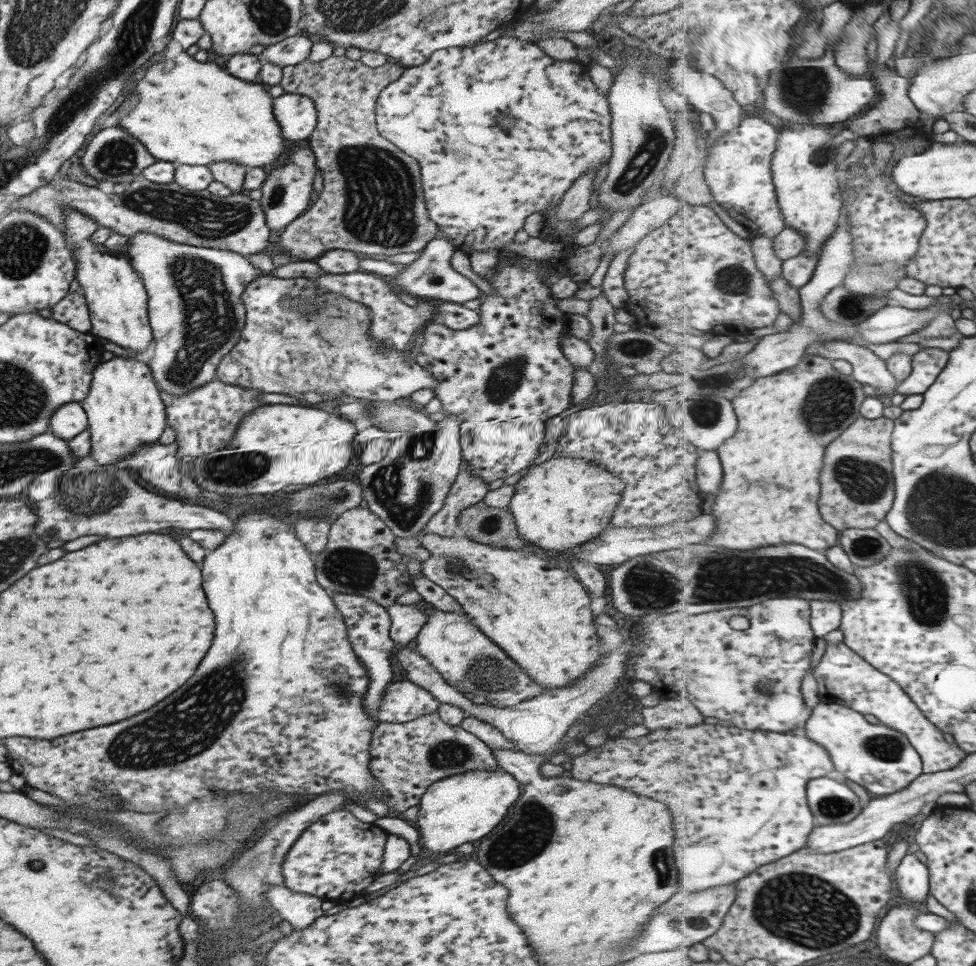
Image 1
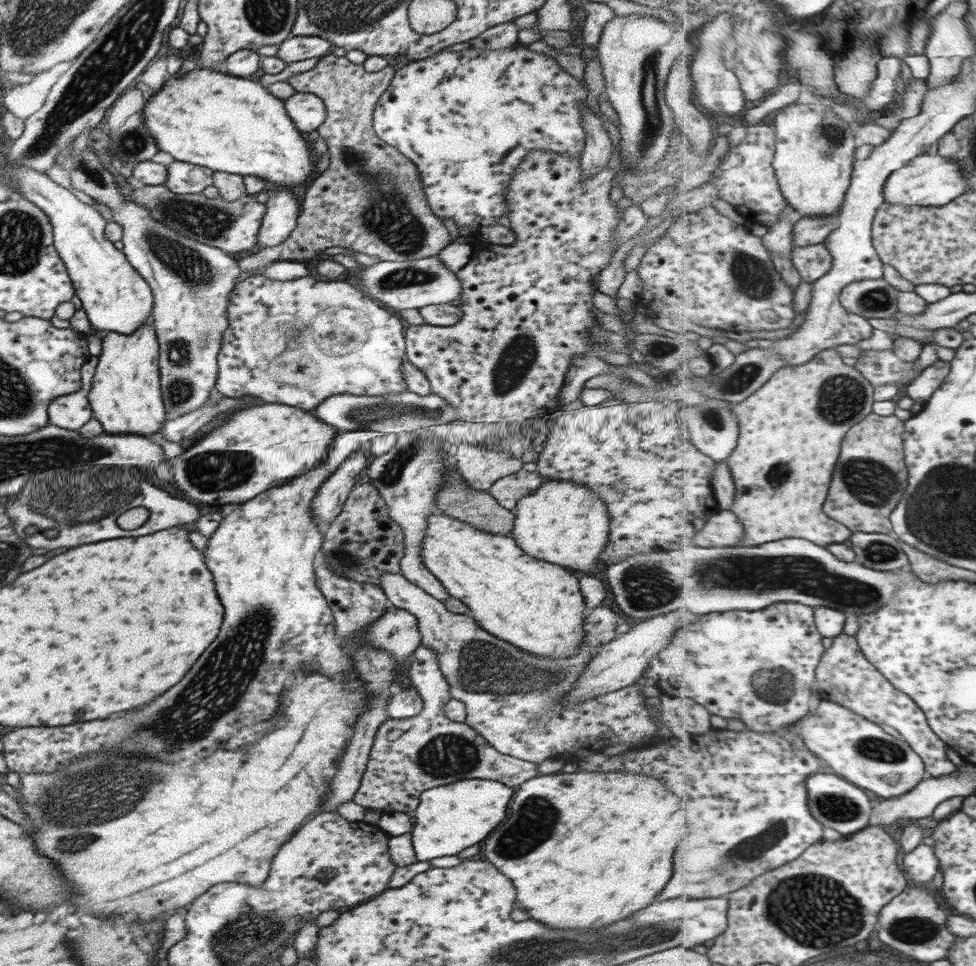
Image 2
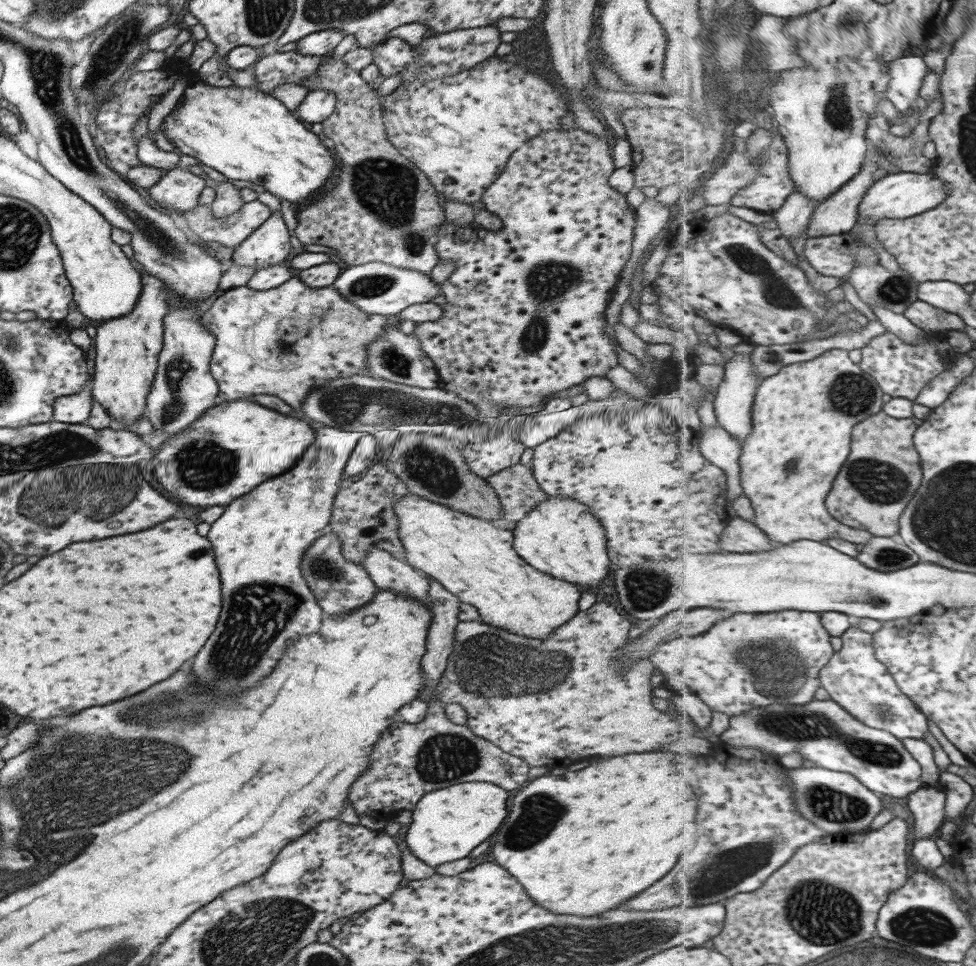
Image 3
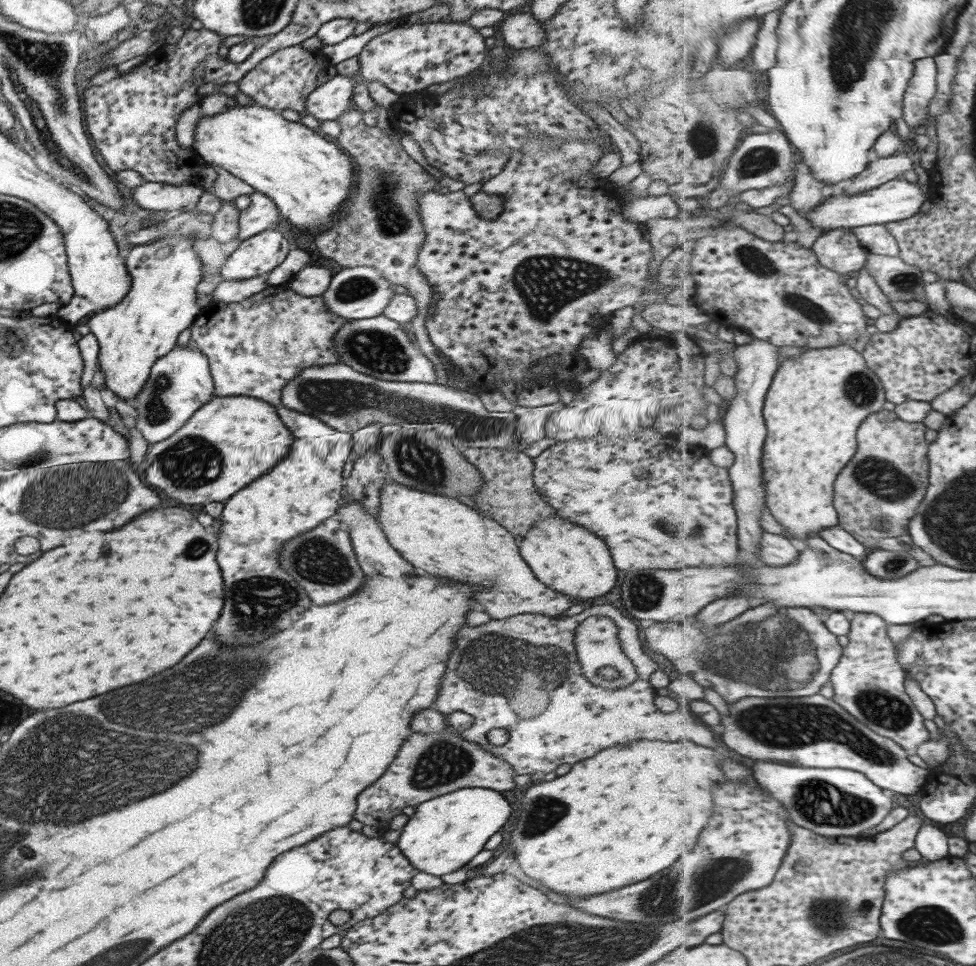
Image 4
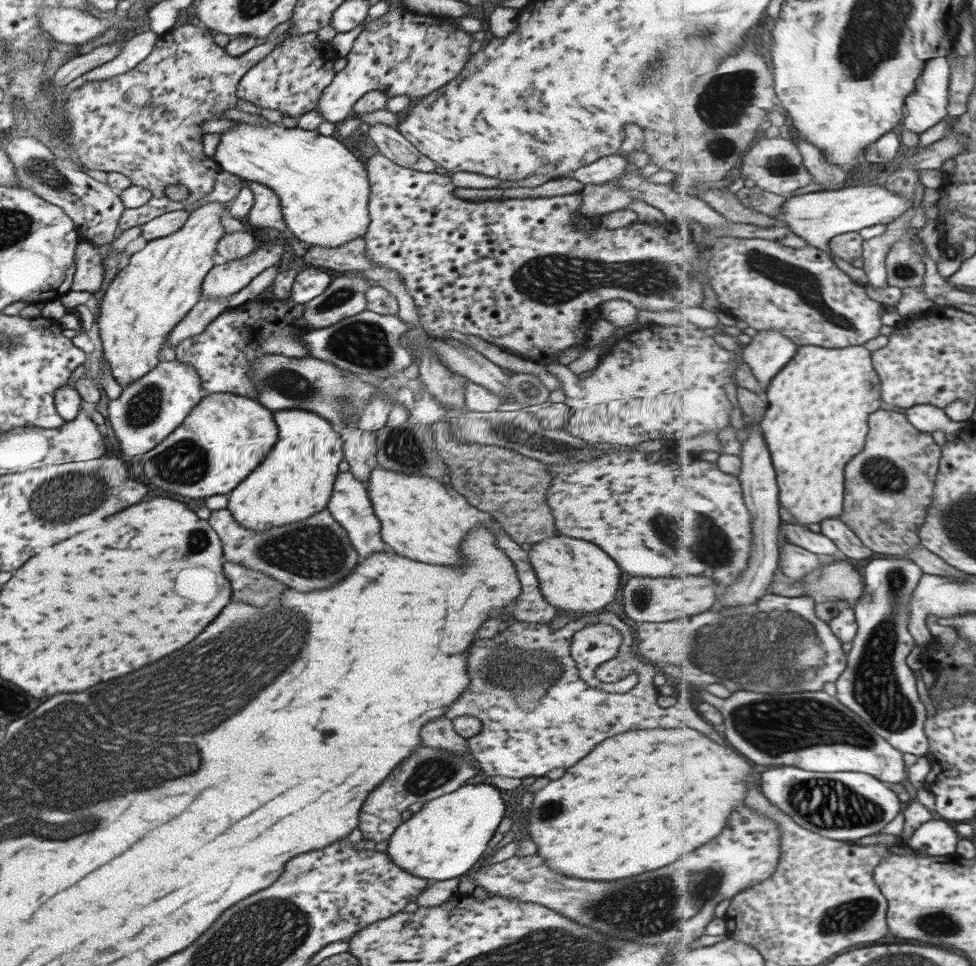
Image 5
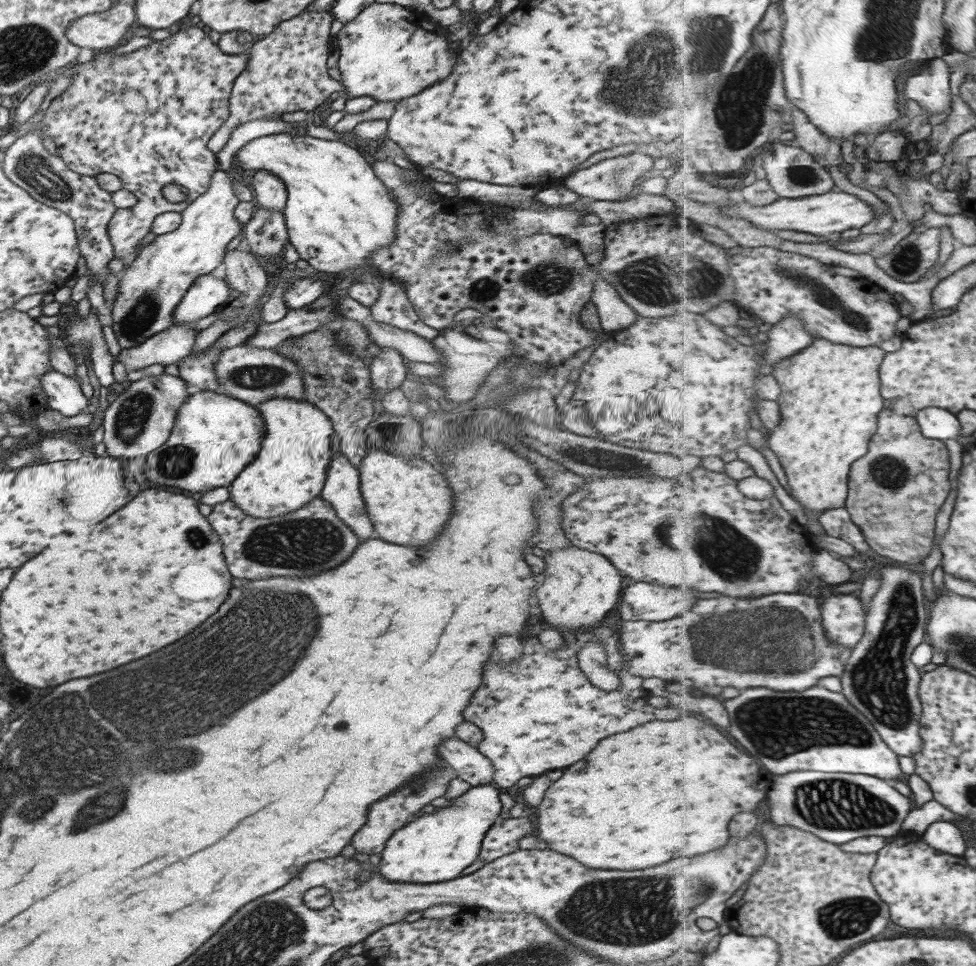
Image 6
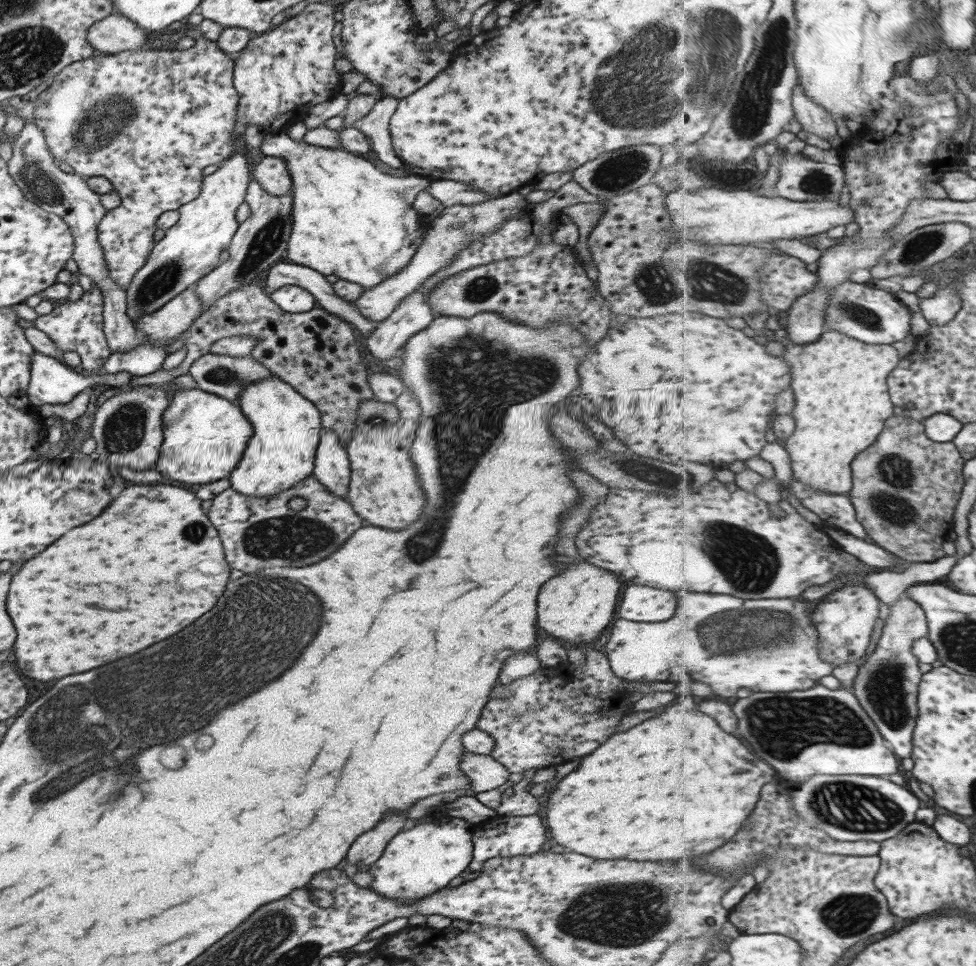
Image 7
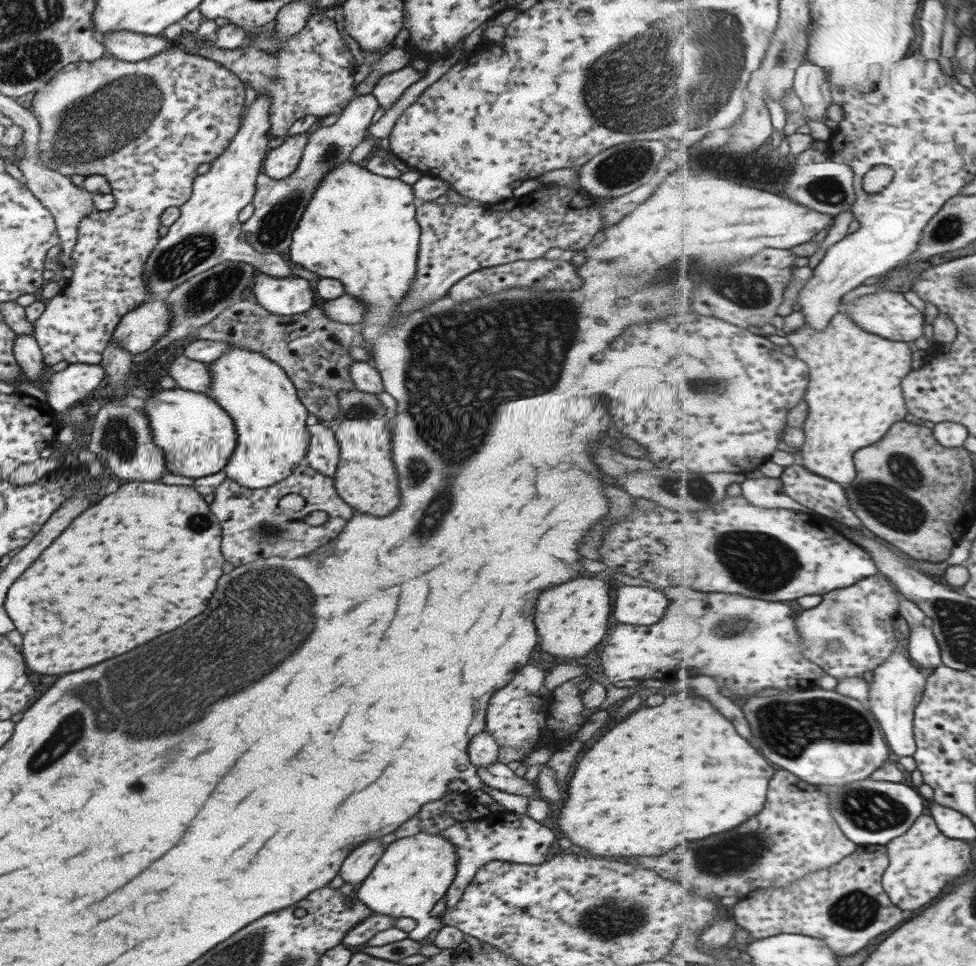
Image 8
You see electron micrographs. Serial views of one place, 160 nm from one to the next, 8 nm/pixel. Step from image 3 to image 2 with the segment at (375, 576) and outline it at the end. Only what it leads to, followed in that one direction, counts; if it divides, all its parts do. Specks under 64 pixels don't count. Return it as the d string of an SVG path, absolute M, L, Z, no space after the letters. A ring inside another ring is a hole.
M383 572L378 579L389 605L415 616L420 644L435 651L450 698L464 704L464 723L496 752L538 766L543 760L567 756L569 746L571 754L581 748L591 754L619 742L641 740L657 730L651 712L645 708L644 701L648 699L641 693L639 684L633 683L571 706L558 705L590 661L591 649L607 644L618 635L615 625L621 619L611 608L597 605L584 614L584 637L570 657L545 658L520 651L485 632L469 615L453 614L400 572ZM509 722L517 722L519 728L507 728L505 724Z

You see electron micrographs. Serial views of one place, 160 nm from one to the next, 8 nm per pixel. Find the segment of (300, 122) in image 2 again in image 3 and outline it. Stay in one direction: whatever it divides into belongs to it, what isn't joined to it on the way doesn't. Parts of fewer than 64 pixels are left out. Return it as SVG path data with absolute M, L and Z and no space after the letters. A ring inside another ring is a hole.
M323 89L308 91L295 109L295 118L307 126L314 122L325 120L333 111L335 106L335 95L331 91Z

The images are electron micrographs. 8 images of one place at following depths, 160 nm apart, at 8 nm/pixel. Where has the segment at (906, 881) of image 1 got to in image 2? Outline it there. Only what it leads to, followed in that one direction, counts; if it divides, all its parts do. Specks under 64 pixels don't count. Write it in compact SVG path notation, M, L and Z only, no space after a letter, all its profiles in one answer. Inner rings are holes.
M930 841L921 843L904 857L903 869L915 884L929 886L931 880L941 872L940 860Z

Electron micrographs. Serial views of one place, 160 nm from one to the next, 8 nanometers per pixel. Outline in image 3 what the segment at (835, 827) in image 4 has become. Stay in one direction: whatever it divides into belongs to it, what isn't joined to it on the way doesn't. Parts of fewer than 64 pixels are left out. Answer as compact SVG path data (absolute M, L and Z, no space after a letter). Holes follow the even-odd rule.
M797 768L791 770L791 782L795 784L795 804L799 812L829 834L867 828L884 809L881 802L883 796L871 792L847 772L833 772L825 768Z

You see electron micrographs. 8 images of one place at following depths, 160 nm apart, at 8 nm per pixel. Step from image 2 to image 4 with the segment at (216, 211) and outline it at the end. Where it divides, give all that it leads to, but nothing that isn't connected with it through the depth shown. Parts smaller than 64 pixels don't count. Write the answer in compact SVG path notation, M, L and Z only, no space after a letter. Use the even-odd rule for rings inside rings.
M253 191L250 203L238 214L238 240L242 241L265 229L276 228L281 216L274 202L264 194Z

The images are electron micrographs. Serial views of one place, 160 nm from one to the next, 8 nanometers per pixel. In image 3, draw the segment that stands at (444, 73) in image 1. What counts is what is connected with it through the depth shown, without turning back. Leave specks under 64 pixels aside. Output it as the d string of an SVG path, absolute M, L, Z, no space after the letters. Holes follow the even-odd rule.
M493 54L489 59L484 60L483 62L480 62L479 64L473 64L471 68L468 68L467 70L462 70L461 72L456 72L453 76L445 76L441 78L436 78L435 80L408 80L408 82L403 82L401 85L396 87L389 95L386 95L380 103L381 107L381 116L382 116L382 123L388 138L388 141L392 144L393 147L396 148L397 151L399 151L399 154L401 156L404 156L407 160L410 160L421 172L424 172L424 175L429 179L429 182L432 184L433 188L436 190L436 195L443 194L445 196L445 200L447 199L453 199L457 202L463 202L463 204L471 204L471 202L477 202L477 200L480 200L480 196L482 195L482 192L493 182L497 176L499 176L499 173L503 170L503 167L505 166L505 163L508 161L509 155L520 145L523 144L526 140L529 140L530 138L533 138L534 136L538 135L538 132L541 131L548 131L548 130L562 130L566 131L567 129L563 129L561 125L559 124L559 118L561 116L565 116L566 112L566 106L563 100L563 91L558 91L556 89L556 86L553 84L553 82L548 81L545 77L546 75L539 75L535 72L535 68L525 67L525 65L521 65L520 63L509 63L505 61L499 61L499 56L495 56Z

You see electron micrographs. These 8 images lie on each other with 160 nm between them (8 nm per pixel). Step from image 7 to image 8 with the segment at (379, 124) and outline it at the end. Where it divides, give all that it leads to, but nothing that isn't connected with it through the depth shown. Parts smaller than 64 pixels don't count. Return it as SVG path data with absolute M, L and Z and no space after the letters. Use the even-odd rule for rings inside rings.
M412 63L407 67L382 74L370 93L376 98L378 106L386 111L401 96L405 88L416 82L419 74L425 71L425 64Z

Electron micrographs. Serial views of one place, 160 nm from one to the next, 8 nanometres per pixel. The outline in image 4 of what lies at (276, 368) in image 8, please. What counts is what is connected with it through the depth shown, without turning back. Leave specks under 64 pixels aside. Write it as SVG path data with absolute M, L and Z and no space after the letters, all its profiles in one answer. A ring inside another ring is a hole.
M283 406L277 408L277 414L293 436L287 456L265 476L259 476L259 480L223 502L220 527L215 531L225 602L213 634L227 646L261 642L271 632L301 620L299 614L311 602L291 576L279 570L278 550L286 540L313 530L326 518L334 518L342 500L341 468L350 458L352 435L323 424L315 416Z

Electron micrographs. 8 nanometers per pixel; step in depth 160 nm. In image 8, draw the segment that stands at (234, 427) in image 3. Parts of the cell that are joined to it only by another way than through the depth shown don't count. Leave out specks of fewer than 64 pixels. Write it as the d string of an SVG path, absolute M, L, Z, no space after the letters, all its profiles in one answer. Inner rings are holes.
M181 388L153 393L143 404L152 434L152 443L163 451L169 474L198 479L221 471L236 443L234 424L227 413L205 393Z

